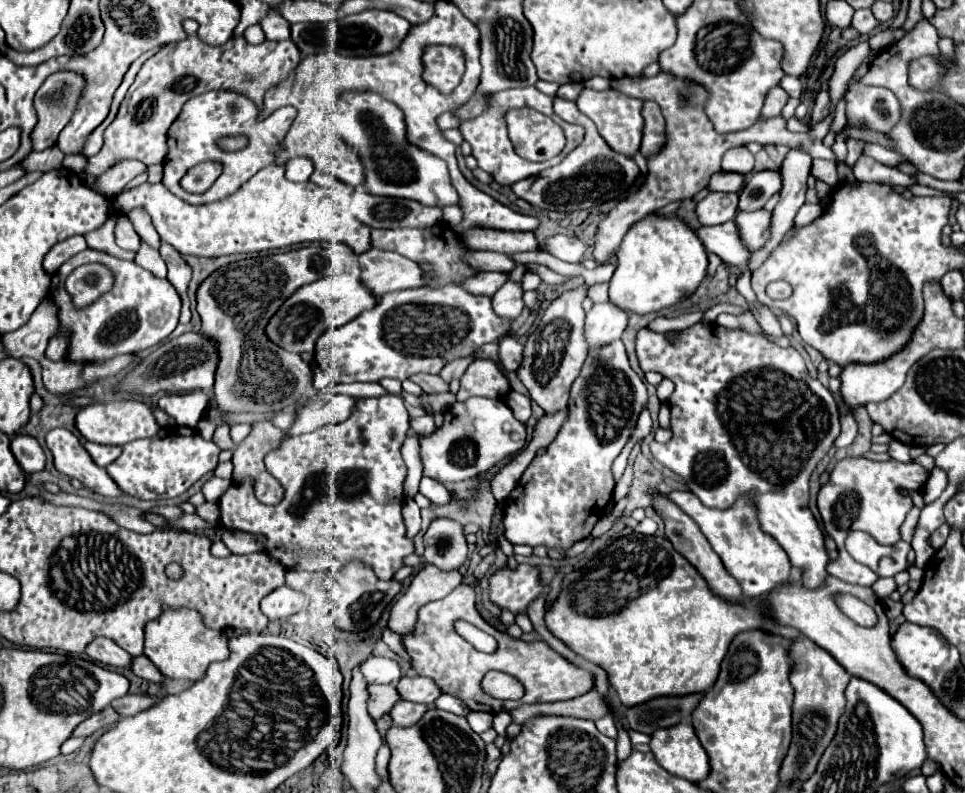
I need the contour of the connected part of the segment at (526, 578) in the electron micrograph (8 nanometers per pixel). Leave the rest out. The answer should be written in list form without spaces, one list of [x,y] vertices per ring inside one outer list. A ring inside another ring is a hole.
[[[519,564],[517,570],[503,568],[491,578],[491,600],[513,614],[525,612],[527,604],[541,592],[547,594],[549,588],[539,584],[539,572],[535,566]]]

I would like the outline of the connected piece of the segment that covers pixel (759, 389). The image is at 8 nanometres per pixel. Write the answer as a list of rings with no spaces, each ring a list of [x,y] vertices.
[[[697,322],[685,330],[673,332],[673,340],[669,340],[669,334],[659,334],[645,326],[637,332],[635,350],[643,372],[659,372],[675,384],[675,392],[669,398],[673,438],[667,444],[652,441],[649,448],[653,458],[679,474],[705,506],[729,508],[739,496],[751,498],[761,530],[783,546],[793,566],[805,570],[803,584],[807,588],[817,588],[827,576],[825,566],[829,556],[823,544],[823,532],[807,504],[809,476],[817,462],[831,450],[841,430],[831,392],[809,376],[801,354],[793,346],[781,348],[759,334],[739,328],[729,330],[717,324]]]

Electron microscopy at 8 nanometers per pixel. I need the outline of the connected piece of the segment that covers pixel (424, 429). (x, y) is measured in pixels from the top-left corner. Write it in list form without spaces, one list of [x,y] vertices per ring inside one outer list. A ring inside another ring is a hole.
[[[421,416],[421,418],[413,418],[411,420],[411,428],[419,434],[419,436],[427,436],[431,434],[435,428],[433,428],[433,418],[431,416]]]

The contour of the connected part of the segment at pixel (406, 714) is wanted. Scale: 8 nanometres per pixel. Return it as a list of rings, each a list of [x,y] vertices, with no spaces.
[[[399,700],[399,704],[395,704],[395,708],[389,712],[393,726],[413,726],[415,722],[419,722],[419,718],[425,714],[427,706],[425,704],[413,704],[413,702],[405,702]]]

